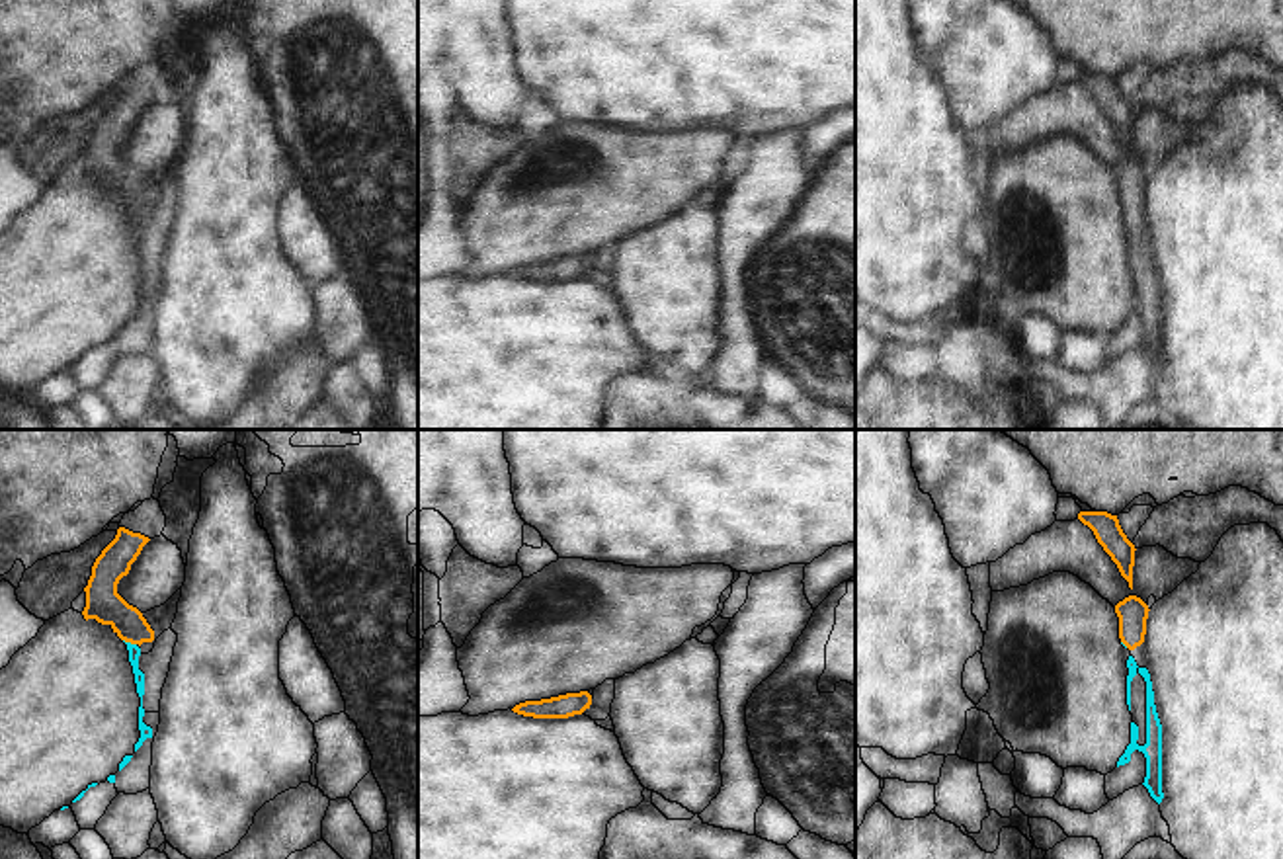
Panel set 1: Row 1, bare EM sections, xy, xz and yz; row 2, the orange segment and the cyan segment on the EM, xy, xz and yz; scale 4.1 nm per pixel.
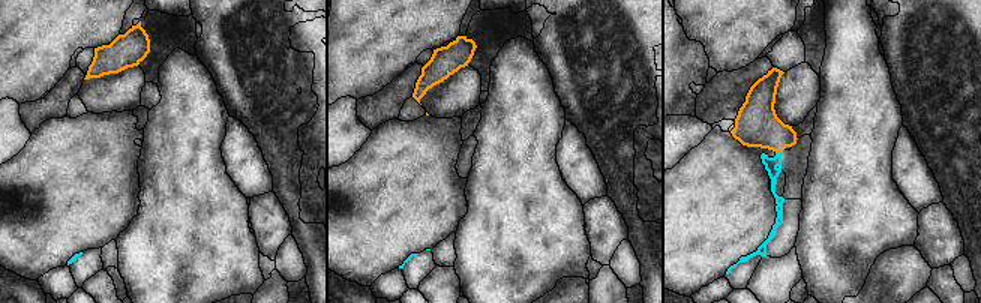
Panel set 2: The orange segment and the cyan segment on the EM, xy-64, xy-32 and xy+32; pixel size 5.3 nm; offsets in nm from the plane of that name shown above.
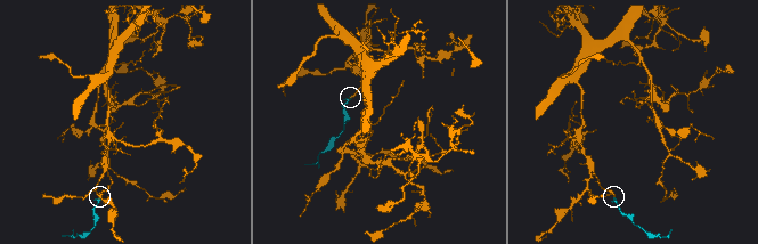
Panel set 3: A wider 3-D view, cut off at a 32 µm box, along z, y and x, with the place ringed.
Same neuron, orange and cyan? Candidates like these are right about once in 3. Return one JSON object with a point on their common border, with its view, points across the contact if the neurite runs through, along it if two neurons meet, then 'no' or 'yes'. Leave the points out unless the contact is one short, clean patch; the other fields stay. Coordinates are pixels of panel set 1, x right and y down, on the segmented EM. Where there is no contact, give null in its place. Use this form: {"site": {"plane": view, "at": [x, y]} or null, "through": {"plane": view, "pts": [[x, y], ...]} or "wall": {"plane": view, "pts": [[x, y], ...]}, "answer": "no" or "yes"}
{"site": {"plane": "xy", "at": [129, 641]}, "through": {"plane": "xy", "pts": [[104, 604], [129, 629], [129, 641], [133, 651]]}, "answer": "yes"}

